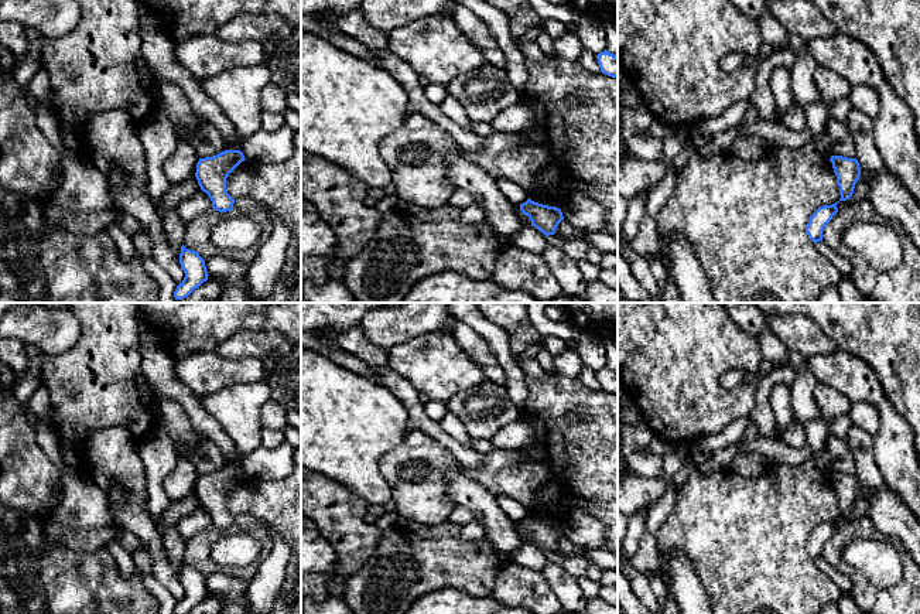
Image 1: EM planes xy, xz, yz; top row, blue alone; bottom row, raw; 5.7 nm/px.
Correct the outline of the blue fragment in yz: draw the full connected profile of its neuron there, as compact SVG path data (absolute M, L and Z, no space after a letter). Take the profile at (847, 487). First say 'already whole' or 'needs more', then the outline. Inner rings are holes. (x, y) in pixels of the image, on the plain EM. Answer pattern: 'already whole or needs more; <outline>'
already whole; M831 473L837 501L839 504L839 518L847 518L852 514L856 498L861 494L861 484L856 475L842 473Z

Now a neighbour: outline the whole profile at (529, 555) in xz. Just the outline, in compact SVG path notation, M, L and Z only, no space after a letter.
M523 542L512 555L510 562L533 570L541 570L548 563L548 559L545 552L537 545L531 542Z

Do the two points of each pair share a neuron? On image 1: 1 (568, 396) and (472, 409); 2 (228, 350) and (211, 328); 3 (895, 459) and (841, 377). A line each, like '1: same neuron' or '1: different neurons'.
1: different neurons
2: different neurons
3: same neuron

